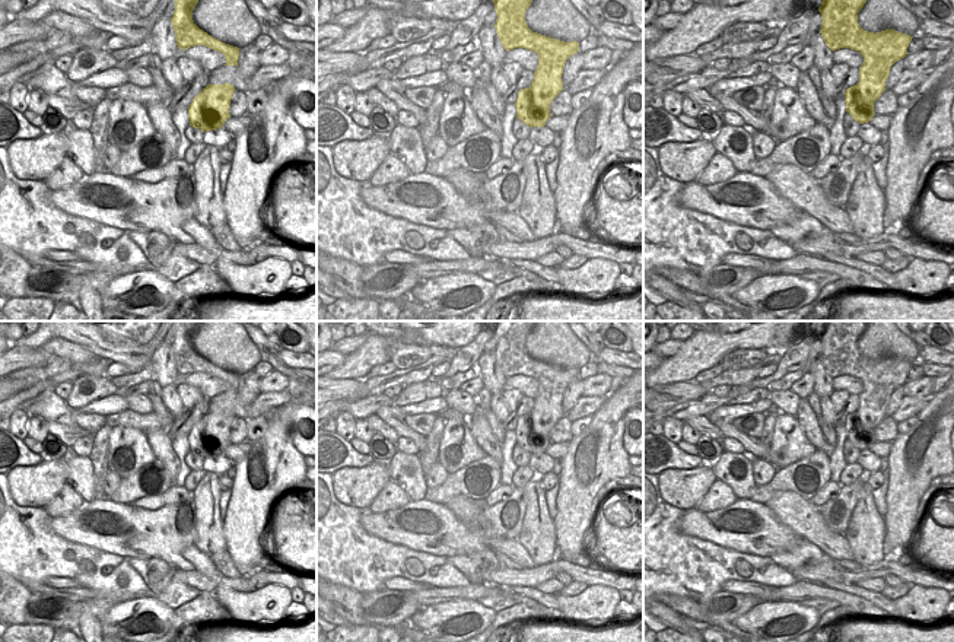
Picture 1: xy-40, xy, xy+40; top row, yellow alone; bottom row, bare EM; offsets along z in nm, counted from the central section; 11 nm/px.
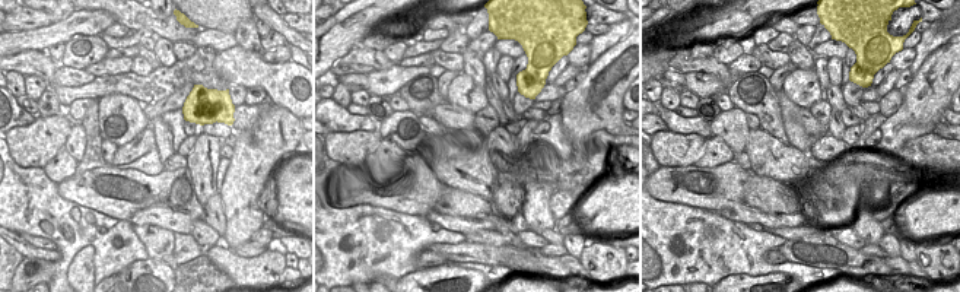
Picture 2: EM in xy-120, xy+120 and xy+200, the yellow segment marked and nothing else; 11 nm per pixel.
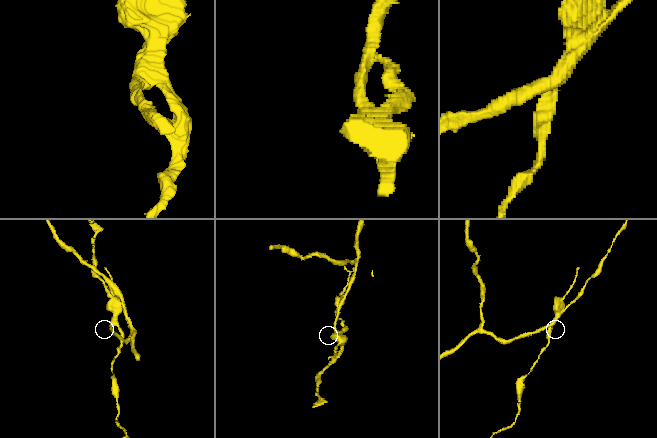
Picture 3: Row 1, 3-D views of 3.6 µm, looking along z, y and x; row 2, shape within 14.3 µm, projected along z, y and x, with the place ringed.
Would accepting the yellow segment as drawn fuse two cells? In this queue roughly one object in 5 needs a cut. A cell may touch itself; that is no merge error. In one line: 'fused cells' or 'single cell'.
fused cells

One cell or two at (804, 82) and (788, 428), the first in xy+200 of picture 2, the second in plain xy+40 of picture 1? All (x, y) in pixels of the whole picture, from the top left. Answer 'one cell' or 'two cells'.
one cell

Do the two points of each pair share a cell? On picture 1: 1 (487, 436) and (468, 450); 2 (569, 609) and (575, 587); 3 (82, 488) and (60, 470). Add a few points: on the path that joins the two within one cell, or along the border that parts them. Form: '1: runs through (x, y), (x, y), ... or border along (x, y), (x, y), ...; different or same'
1: border along (470, 428), (476, 444), (486, 454); different
2: border along (590, 585), (574, 596), (559, 594); different
3: border along (64, 458), (67, 482); different

